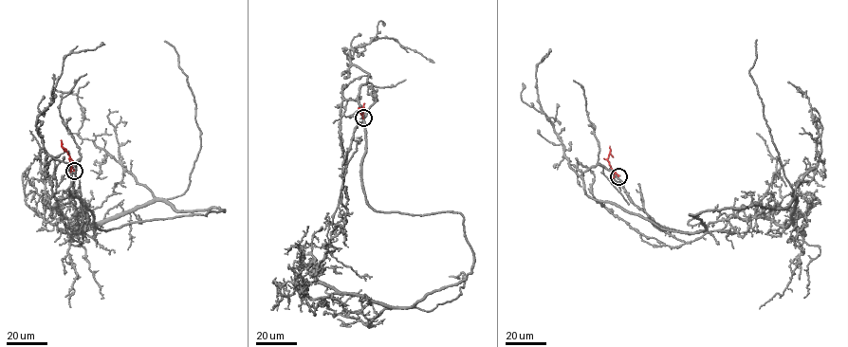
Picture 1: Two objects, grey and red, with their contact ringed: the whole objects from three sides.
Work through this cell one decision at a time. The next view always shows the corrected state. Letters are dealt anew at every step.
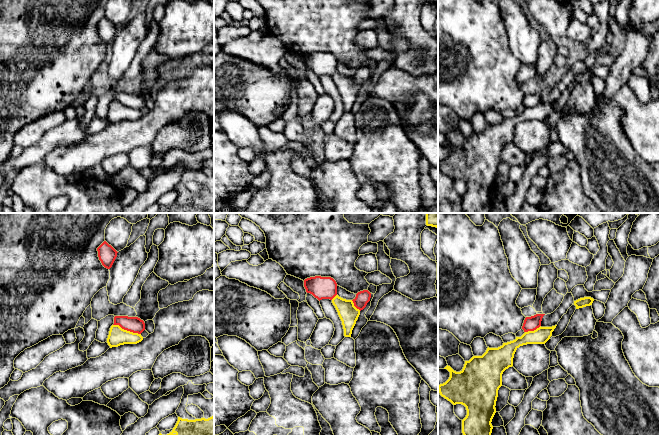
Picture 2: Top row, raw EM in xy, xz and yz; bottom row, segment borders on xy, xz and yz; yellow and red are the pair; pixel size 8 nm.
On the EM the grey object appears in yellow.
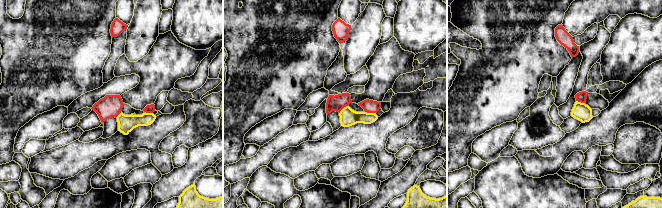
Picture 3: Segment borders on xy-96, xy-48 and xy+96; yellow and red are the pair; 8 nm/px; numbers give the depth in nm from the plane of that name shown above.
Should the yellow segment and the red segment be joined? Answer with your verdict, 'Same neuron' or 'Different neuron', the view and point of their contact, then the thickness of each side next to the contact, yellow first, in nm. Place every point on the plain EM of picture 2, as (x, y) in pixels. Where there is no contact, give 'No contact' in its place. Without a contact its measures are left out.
Different neuron. Touches yellow at xy (126, 106). Thickness 150 nm (yellow) against 130 nm

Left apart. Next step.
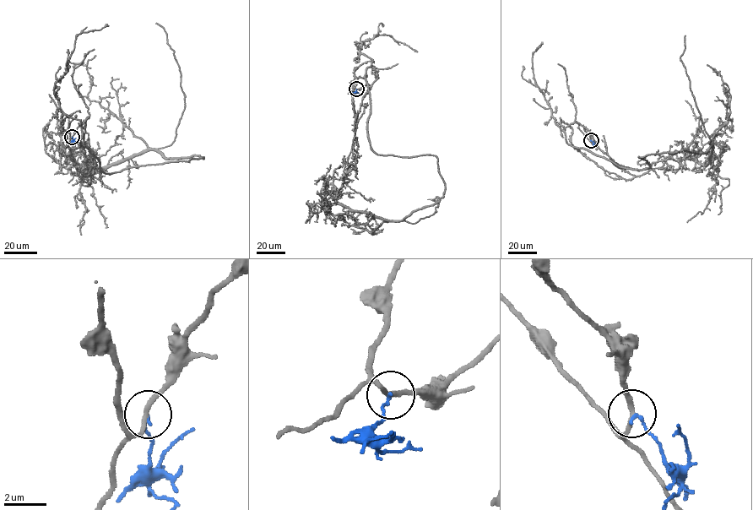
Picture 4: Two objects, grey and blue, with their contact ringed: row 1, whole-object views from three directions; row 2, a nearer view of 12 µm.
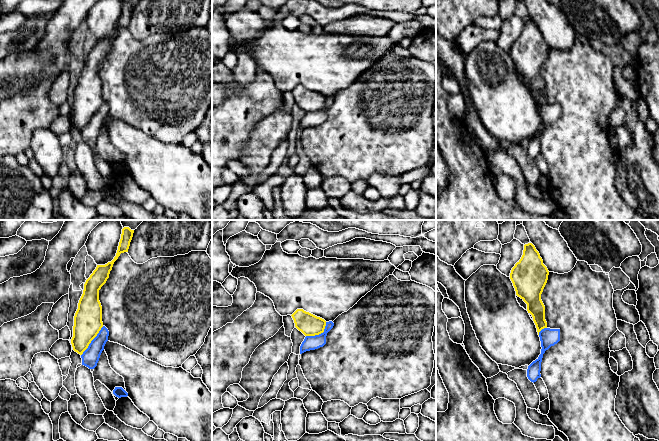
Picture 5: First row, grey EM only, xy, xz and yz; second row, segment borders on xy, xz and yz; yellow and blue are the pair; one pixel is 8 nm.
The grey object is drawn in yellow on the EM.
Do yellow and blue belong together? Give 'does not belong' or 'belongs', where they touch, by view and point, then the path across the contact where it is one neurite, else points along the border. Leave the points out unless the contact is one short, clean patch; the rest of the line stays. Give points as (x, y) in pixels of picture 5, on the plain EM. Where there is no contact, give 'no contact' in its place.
does not belong | xy (91, 116) | along xy (103, 102), (81, 131)

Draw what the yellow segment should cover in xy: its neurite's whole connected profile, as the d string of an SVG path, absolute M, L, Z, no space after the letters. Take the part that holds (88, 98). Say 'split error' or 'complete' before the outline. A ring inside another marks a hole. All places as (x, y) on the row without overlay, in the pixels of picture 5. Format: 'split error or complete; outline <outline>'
complete; outline M129 3L122 5L121 15L114 35L105 41L97 41L84 60L83 70L74 92L73 113L71 115L73 126L80 131L88 124L91 117L103 103L99 66L109 54L113 40L120 30L128 28L133 9L134 6Z

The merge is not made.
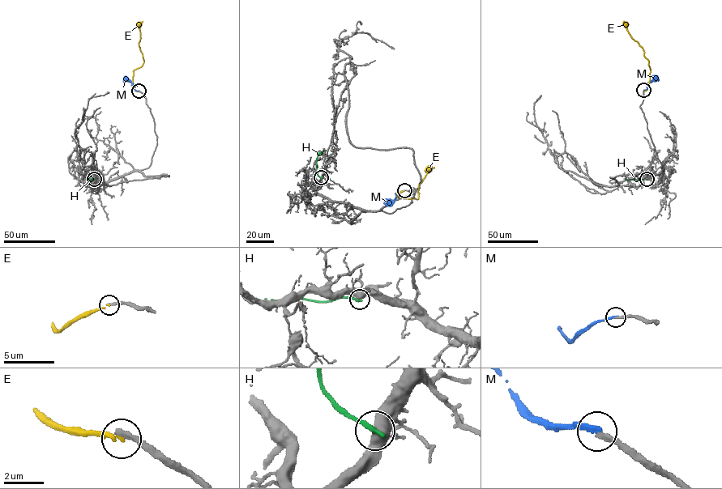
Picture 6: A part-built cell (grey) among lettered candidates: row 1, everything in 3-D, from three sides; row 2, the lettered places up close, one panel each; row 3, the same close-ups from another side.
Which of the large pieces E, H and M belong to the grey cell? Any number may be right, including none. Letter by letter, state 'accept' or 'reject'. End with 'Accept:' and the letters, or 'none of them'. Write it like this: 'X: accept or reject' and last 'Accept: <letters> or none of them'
E: reject
H: reject
M: reject
Accept: none of them

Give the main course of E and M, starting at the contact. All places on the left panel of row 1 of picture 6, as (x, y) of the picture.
E: (139, 91), (132, 87), (132, 76), (134, 70), (140, 67), (144, 61), (138, 43), (143, 21)
M: (138, 91), (127, 78), (124, 78)

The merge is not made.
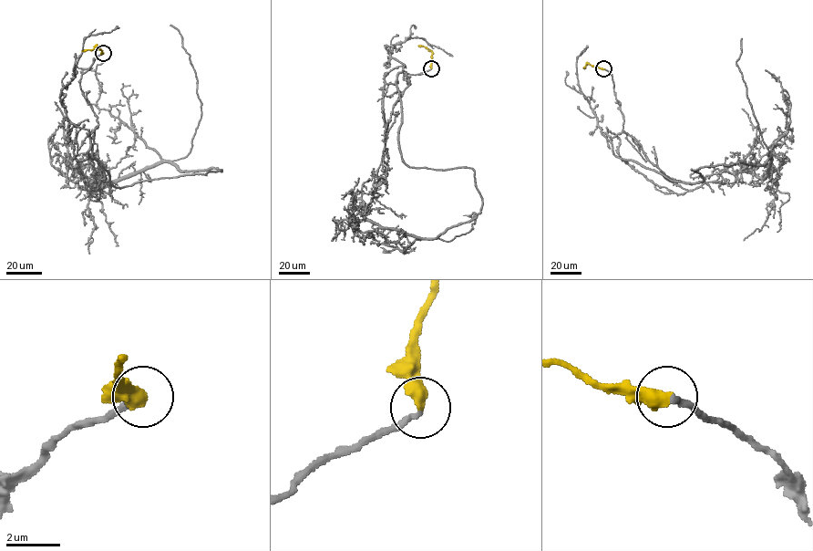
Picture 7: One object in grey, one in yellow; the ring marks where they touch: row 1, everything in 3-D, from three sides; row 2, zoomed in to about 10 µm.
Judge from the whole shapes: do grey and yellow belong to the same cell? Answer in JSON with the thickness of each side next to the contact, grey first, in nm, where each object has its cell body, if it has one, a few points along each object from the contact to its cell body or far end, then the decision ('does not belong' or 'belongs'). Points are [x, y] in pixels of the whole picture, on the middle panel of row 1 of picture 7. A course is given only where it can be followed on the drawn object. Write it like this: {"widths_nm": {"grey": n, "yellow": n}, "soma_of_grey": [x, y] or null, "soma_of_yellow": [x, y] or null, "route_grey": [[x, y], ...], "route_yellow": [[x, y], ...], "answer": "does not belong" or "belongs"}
{"widths_nm": {"grey": 240, "yellow": 500}, "soma_of_grey": null, "soma_of_yellow": null, "route_grey": [[431, 68], [385, 85], [387, 168], [364, 214], [449, 242], [472, 229], [475, 213], [463, 215]], "route_yellow": [[431, 68], [432, 53], [418, 45]], "answer": "belongs"}

